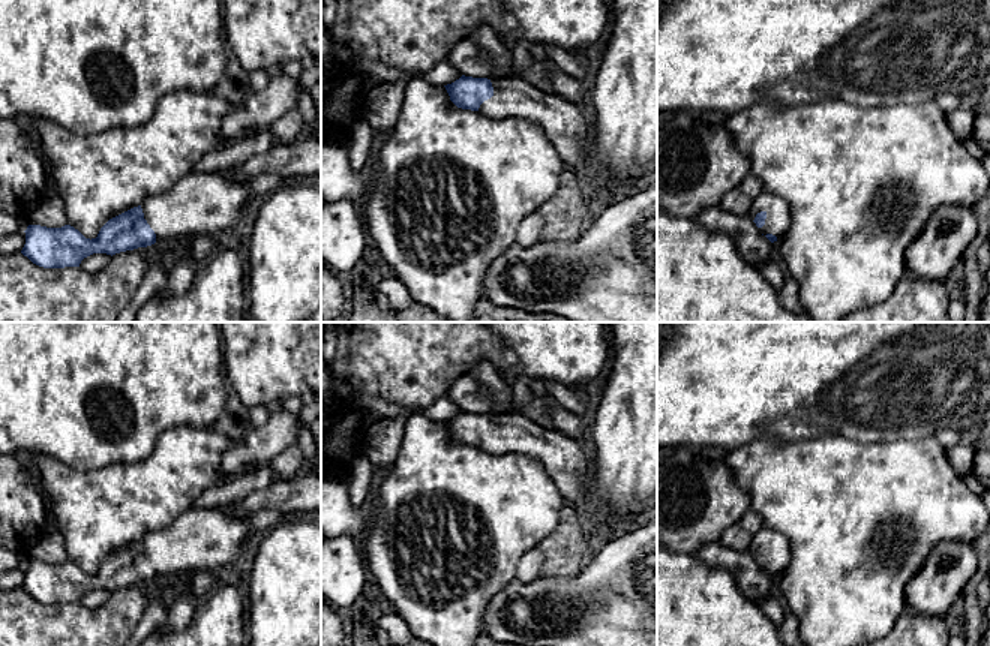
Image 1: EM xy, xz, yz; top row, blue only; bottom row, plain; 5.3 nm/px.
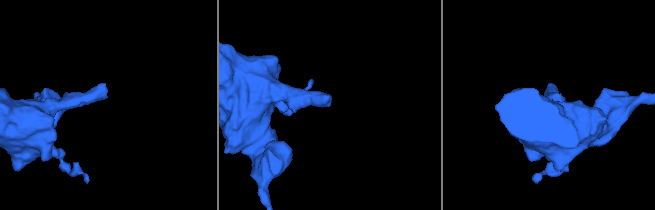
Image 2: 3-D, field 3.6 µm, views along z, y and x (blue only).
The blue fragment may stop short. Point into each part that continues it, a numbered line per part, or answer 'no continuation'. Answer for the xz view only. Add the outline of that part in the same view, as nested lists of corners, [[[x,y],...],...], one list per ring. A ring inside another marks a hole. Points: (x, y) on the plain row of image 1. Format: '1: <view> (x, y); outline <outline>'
1: xz (561, 456); outline [[[490,414],[490,418],[494,432],[480,441],[480,450],[492,456],[518,453],[537,459],[558,487],[566,505],[576,507],[582,514],[588,510],[594,495],[594,471],[592,462],[585,457],[579,441],[556,429],[544,429],[524,414]]]

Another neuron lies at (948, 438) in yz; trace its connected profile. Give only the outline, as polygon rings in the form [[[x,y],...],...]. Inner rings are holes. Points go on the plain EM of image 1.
[[[942,429],[936,433],[936,438],[946,450],[950,450],[960,441],[963,441],[966,436],[952,429]]]

